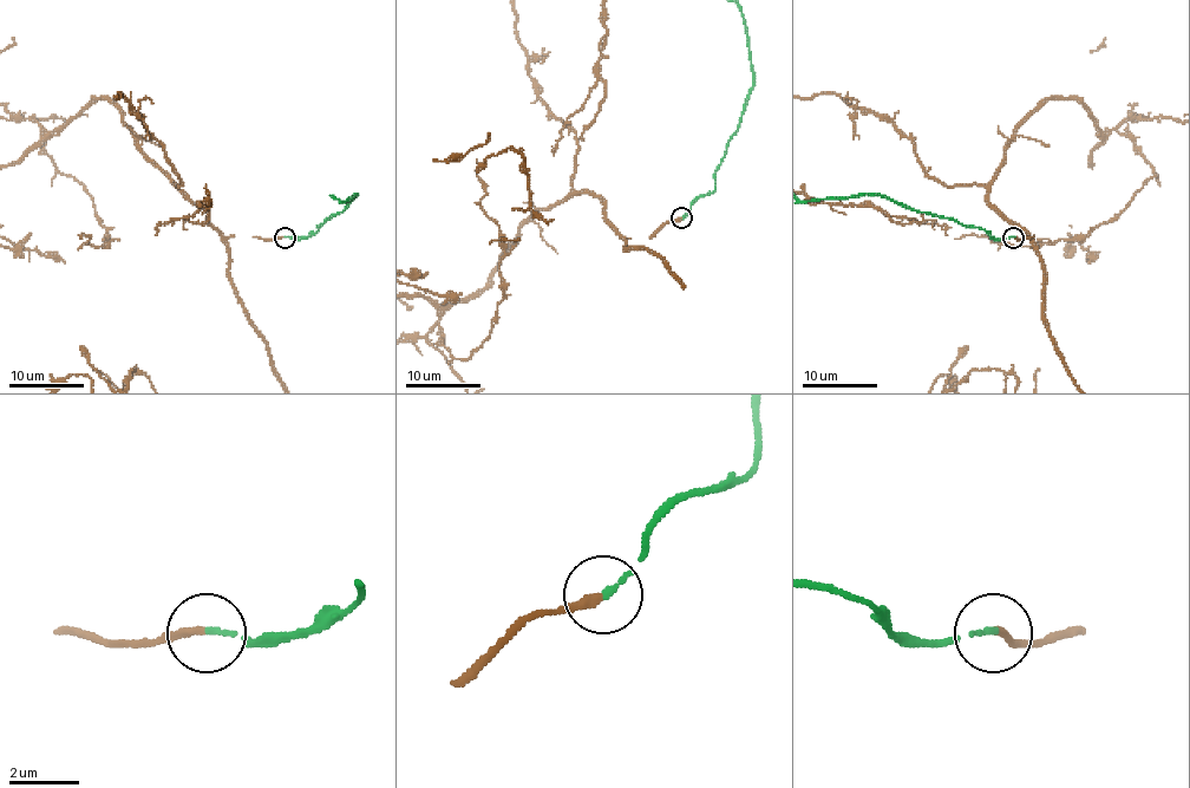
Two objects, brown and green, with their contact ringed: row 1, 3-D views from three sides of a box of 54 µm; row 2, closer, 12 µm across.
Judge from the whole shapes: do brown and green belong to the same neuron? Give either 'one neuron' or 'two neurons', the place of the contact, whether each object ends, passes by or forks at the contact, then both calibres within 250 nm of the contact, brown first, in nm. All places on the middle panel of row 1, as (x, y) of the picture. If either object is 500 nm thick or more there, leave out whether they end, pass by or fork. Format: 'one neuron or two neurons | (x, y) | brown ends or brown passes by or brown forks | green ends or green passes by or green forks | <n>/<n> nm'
one neuron | (681, 217) | brown ends | green ends | 220/150 nm

